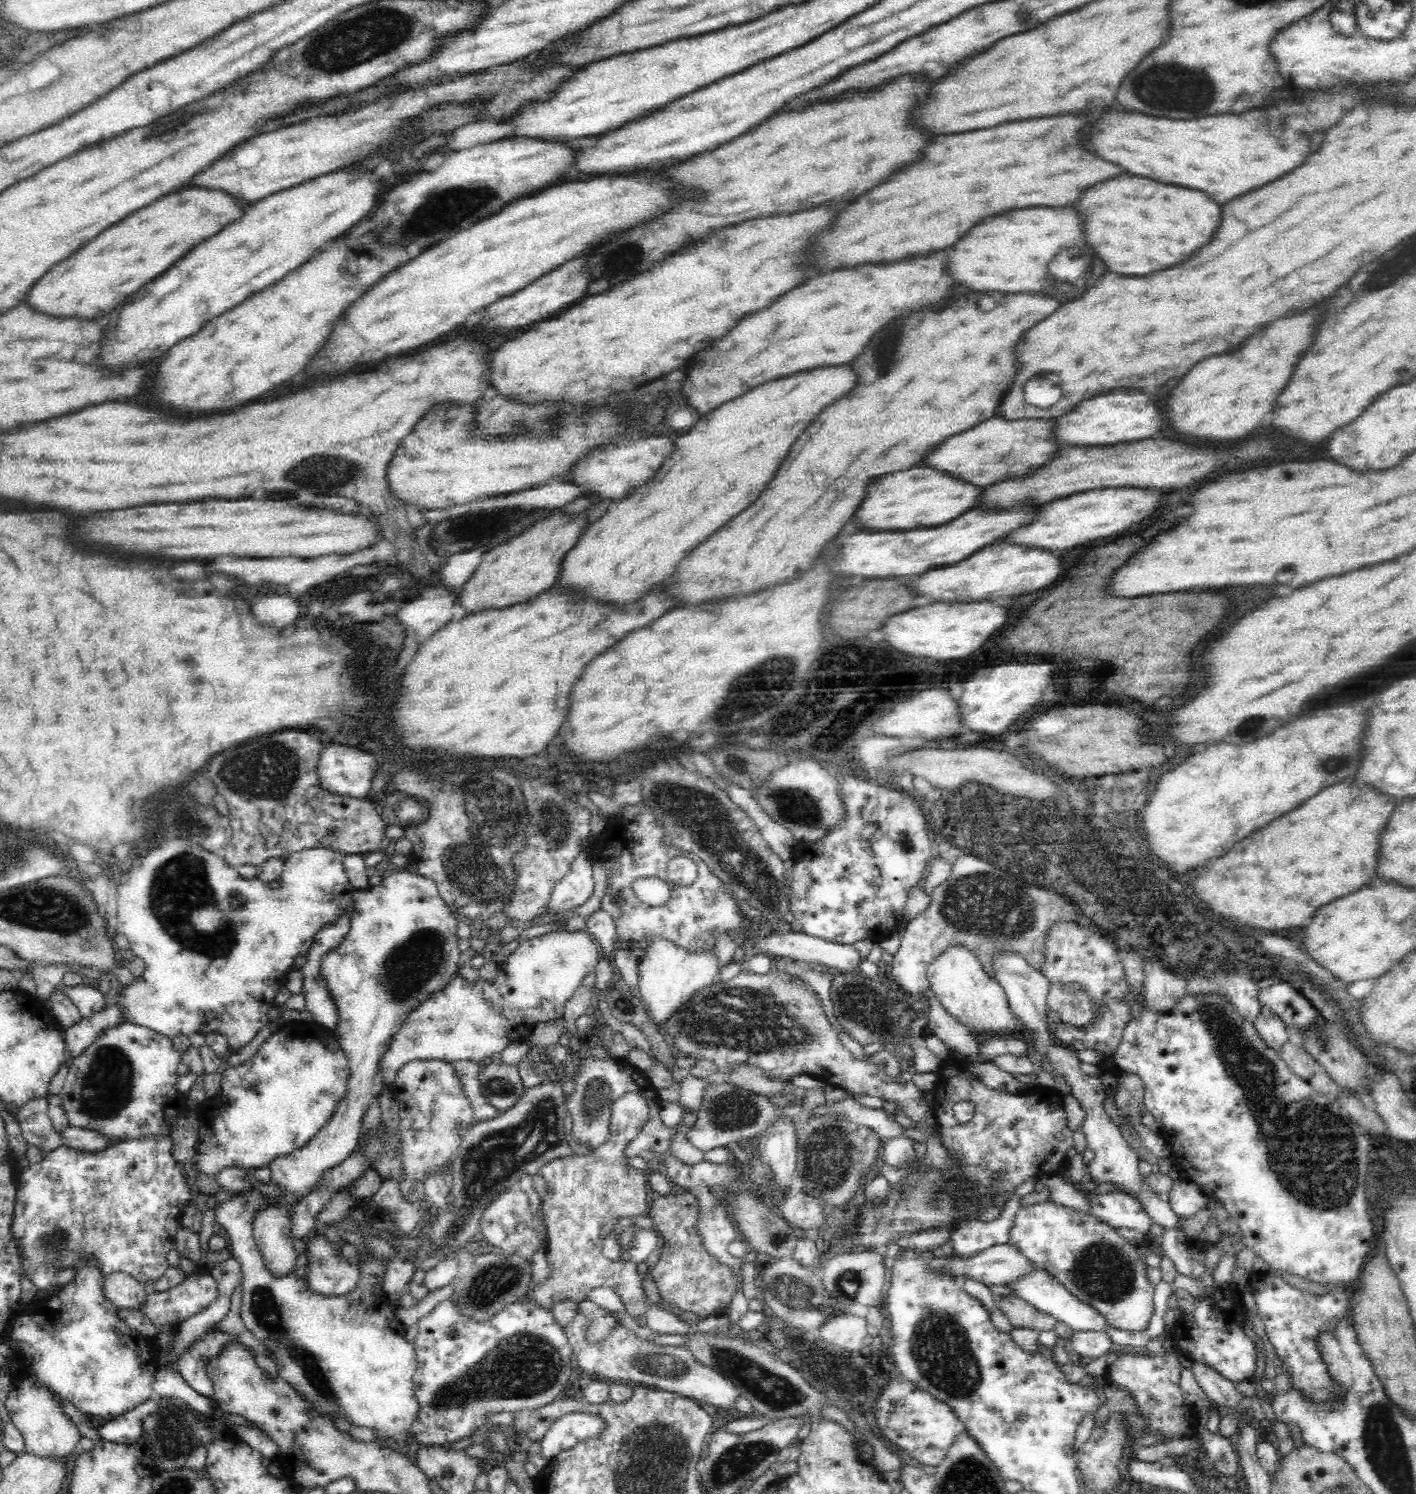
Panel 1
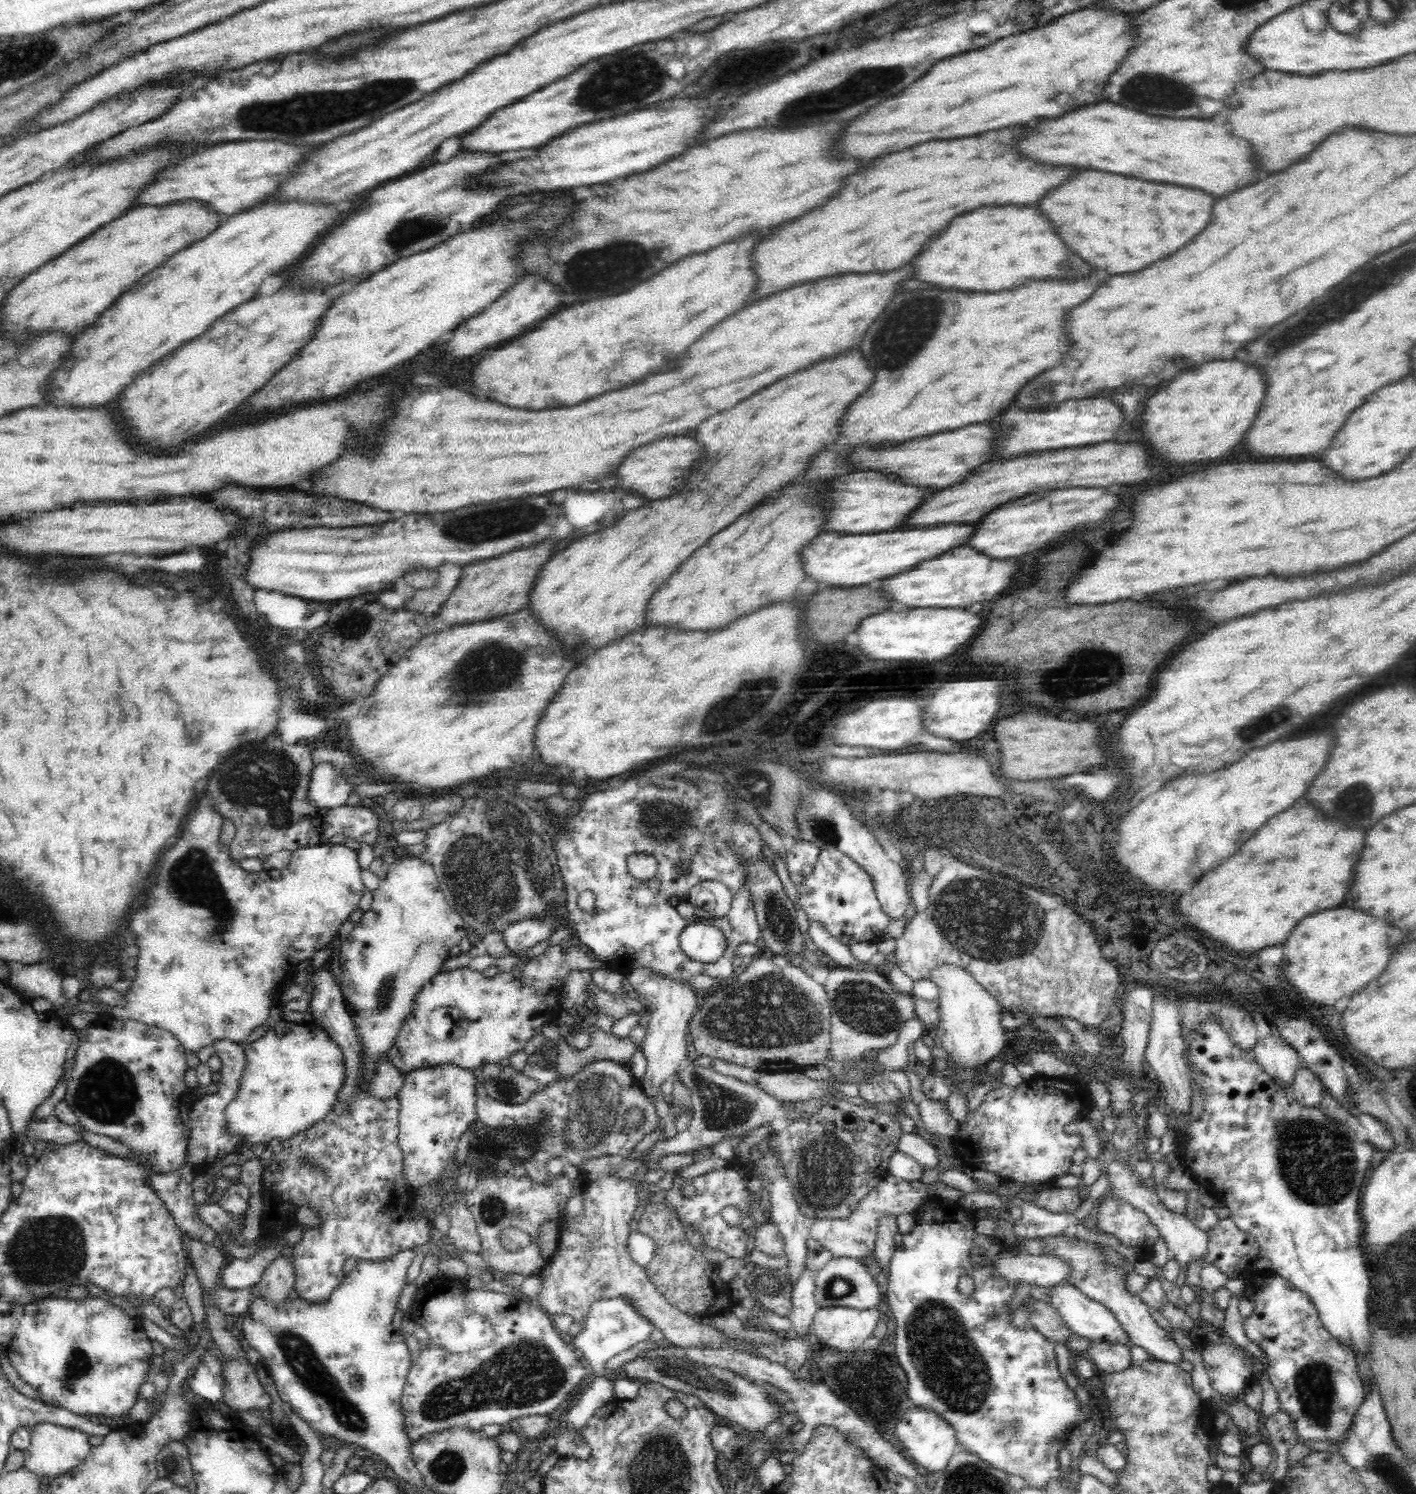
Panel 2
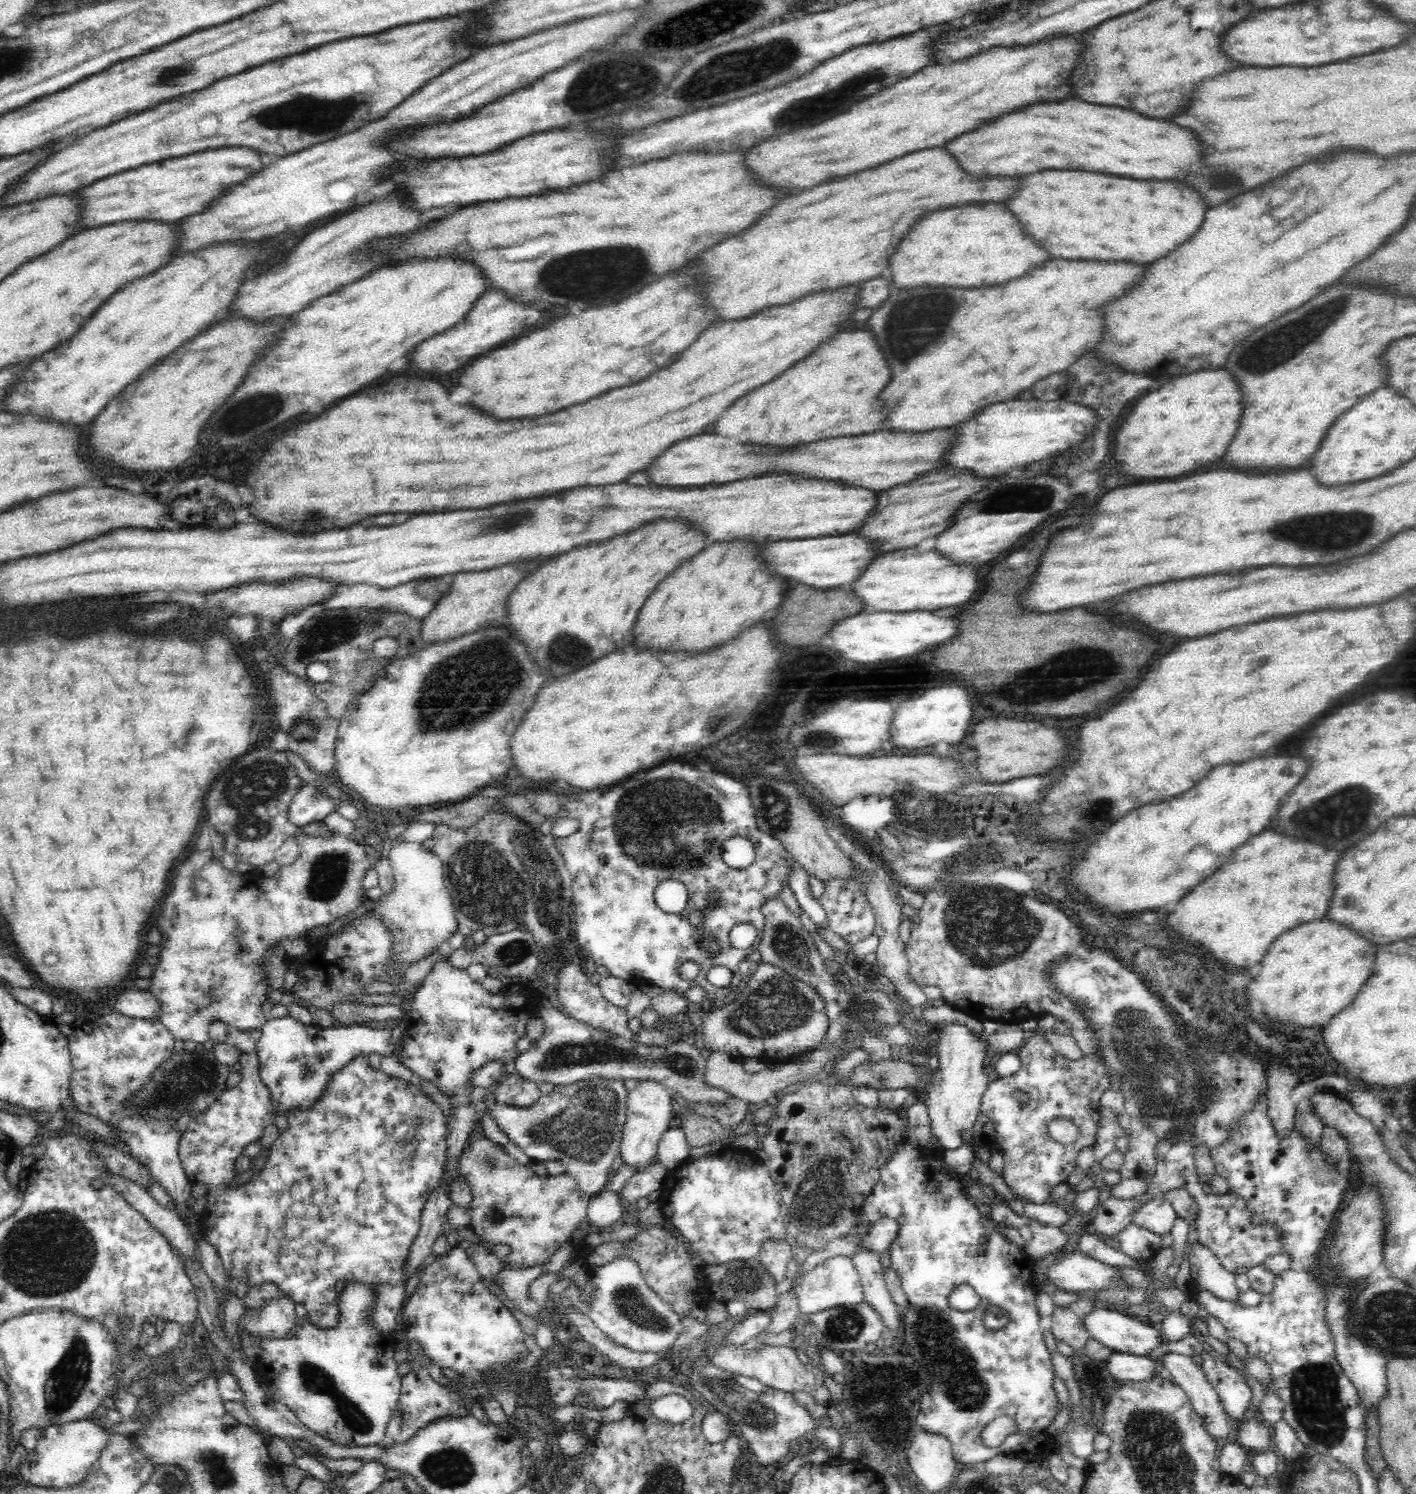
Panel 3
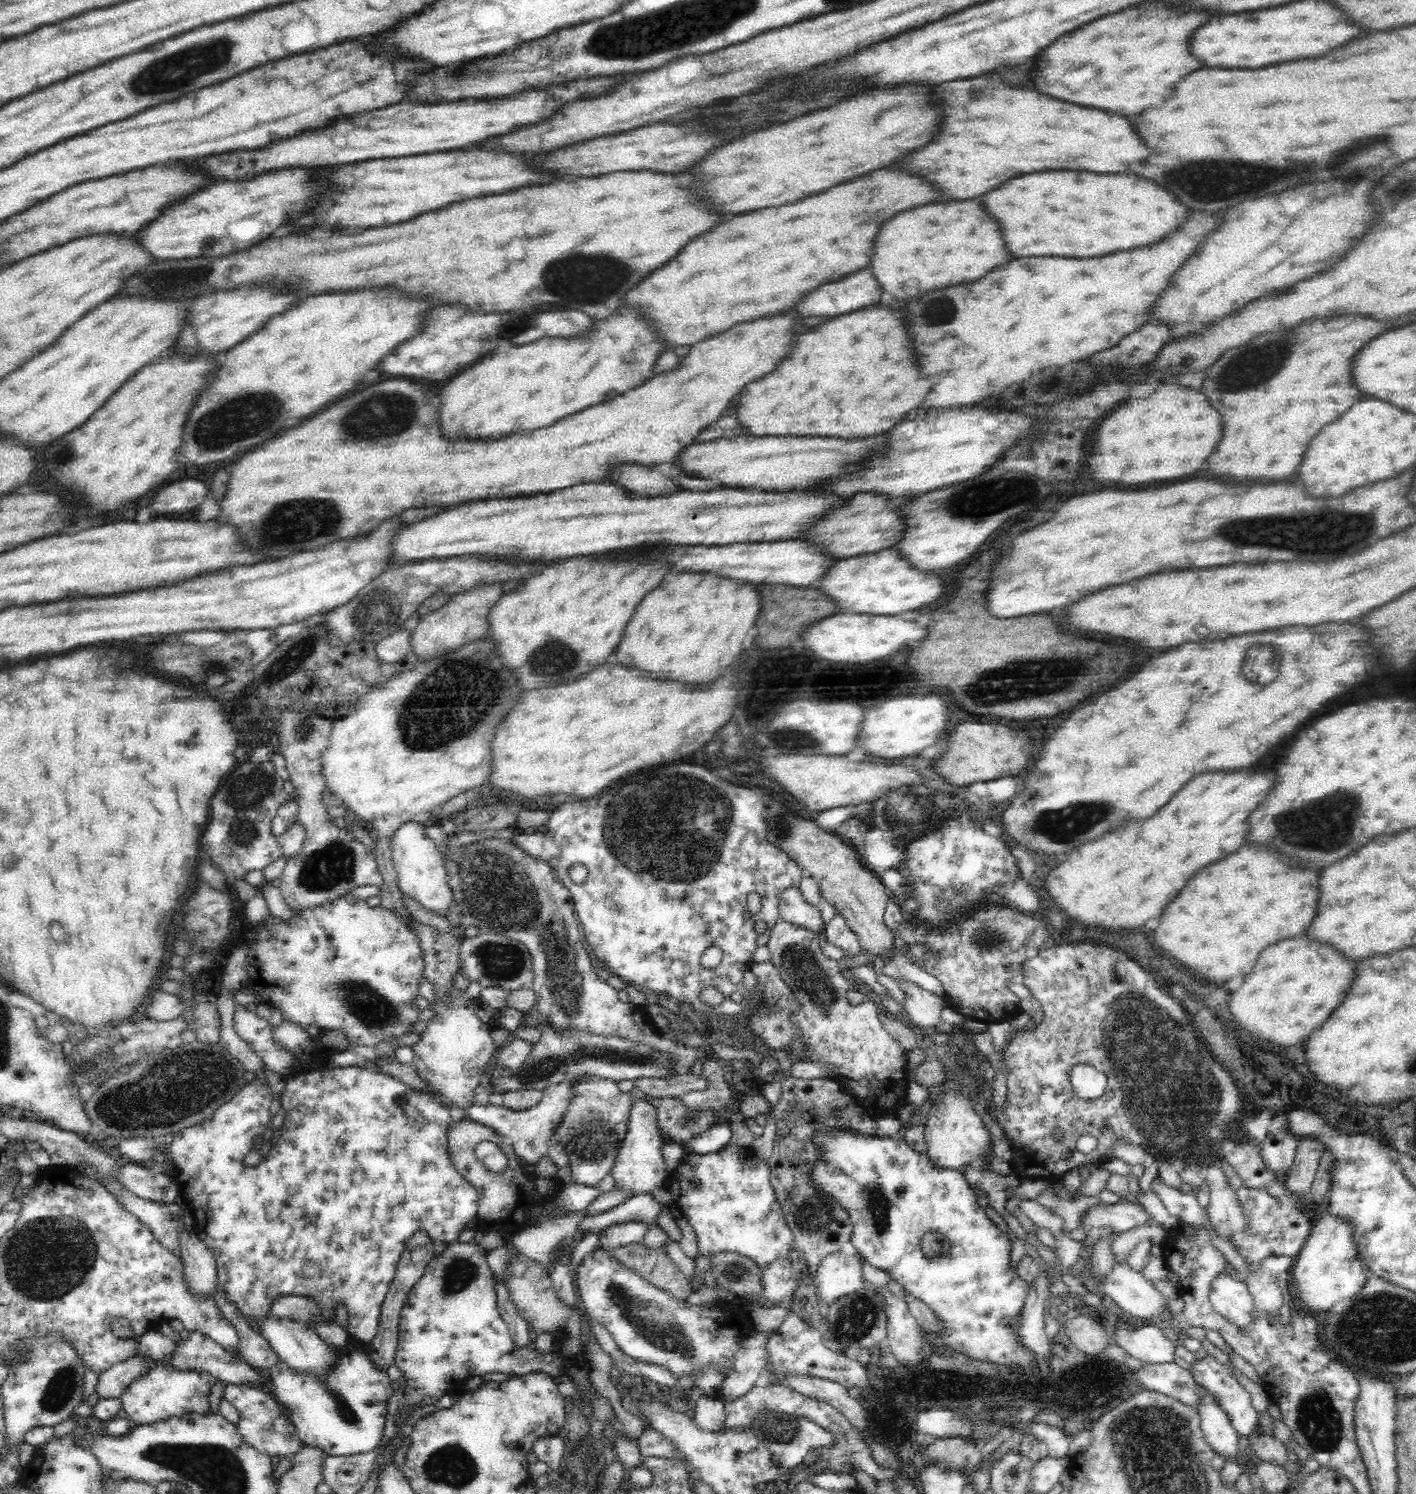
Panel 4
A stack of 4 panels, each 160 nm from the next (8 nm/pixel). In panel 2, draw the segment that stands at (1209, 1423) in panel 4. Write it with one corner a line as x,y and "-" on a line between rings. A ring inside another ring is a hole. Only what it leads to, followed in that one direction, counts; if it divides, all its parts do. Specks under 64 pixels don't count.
1048,1236
1044,1250
1071,1266
1071,1275
1067,1277
1070,1283
1086,1297
1110,1309
1134,1345
1144,1348
1156,1361
1167,1361
1179,1366
1183,1360
1182,1349
1176,1345
1168,1331
1158,1326
1150,1315
1151,1312
1148,1312
1148,1306
1139,1297
1135,1298
1133,1294
1128,1293
1116,1268
1102,1262
1104,1256
1096,1250
1096,1244
1084,1244
1078,1240
1066,1242
1064,1236

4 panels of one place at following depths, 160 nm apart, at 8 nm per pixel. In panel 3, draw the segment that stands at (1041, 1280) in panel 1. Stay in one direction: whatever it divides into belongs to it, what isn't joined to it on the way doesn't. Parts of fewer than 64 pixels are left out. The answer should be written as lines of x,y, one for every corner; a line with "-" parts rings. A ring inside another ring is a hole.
1101,1305
1101,1308
1090,1312
1090,1314
1082,1315
1083,1324
1086,1330
1090,1333
1092,1339
1104,1344
1108,1348
1116,1352
1130,1353
1133,1355
1150,1356
1154,1355
1158,1346
1166,1342
1166,1338
1162,1333
1160,1326
1152,1325
1148,1322
1143,1322
1136,1316
1131,1316
1122,1312
1120,1309
1106,1308

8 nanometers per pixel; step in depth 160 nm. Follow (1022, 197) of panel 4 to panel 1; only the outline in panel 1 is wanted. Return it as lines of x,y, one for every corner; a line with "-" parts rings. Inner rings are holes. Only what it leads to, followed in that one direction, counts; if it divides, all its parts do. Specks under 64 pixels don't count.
1118,176
1118,180
1096,184
1082,194
1078,212
1086,220
1086,240
1090,240
1090,248
1100,256
1106,270
1144,276
1172,268
1204,246
1220,224
1220,206
1204,192
1154,184
1154,192
1150,194
1146,178

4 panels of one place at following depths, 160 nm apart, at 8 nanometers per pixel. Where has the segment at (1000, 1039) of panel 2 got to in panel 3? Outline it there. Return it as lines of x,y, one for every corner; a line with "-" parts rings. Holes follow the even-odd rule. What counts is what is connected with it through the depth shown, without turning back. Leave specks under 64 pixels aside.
950,1024
940,1034
940,1044
935,1045
939,1056
939,1066
925,1086
924,1103
930,1121
930,1136
935,1137
945,1151
956,1151
964,1145
962,1132
968,1132
975,1124
981,1110
982,1094
992,1080
982,1072
986,1043
982,1038
972,1038
966,1026

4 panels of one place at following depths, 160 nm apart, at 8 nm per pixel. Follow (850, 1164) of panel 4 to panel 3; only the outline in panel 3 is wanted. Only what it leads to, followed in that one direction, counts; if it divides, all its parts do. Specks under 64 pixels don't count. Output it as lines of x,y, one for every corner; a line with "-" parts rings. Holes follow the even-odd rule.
907,1139
897,1144
894,1155
888,1160
888,1163
882,1167
878,1183
873,1187
871,1196
868,1196
867,1200
861,1205
861,1212
855,1219
855,1225
858,1225
859,1222
869,1222
870,1228
880,1219
885,1218
894,1219
894,1221
898,1223
899,1232
890,1244
886,1254
890,1257
890,1268
896,1271
902,1283
904,1295
907,1297
908,1305
905,1306
906,1309
903,1312
904,1340
906,1340
906,1346
908,1346
910,1354
912,1354
914,1358
918,1358
926,1368
930,1368
930,1370
936,1374
936,1378
938,1378
938,1380
936,1380
936,1386
931,1388
931,1391
927,1395
923,1396
922,1404
920,1404
920,1412
918,1412
918,1426
925,1429
926,1432
937,1433
939,1436
944,1436
950,1442
950,1452
953,1453
954,1460
958,1462
958,1464
969,1465
974,1464
974,1462
982,1464
982,1462
990,1460
992,1456
998,1456
998,1454
1004,1454
1004,1456
1006,1456
1006,1454
1014,1454
1014,1452
1026,1452
1026,1454
1018,1454
1018,1456
1021,1456
1023,1460
1034,1460
1037,1463
1040,1458
1048,1457
1049,1454
1054,1453
1056,1448
1056,1443
1051,1441
1048,1431
1046,1430
1048,1430
1050,1422
1054,1420
1058,1402
1056,1402
1056,1393
1054,1393
1054,1389
1052,1389
1055,1372
1052,1366
1051,1355
1046,1347
1042,1330
1040,1330
1040,1326
1038,1325
1039,1313
1036,1307
1035,1290
1032,1288
1032,1282
1034,1280
1031,1262
1023,1249
1013,1244
1003,1232
997,1230
997,1224
991,1217
980,1213
975,1203
977,1200
975,1200
972,1195
964,1193
962,1184
952,1177
953,1170
949,1168
945,1160
938,1160
938,1158
934,1158
934,1156
930,1156
930,1154
924,1154
924,1152
926,1152
926,1148
917,1150
-
982,1239
986,1239
986,1242
983,1244
-
962,1283
969,1284
980,1298
979,1306
972,1311
954,1311
949,1306
949,1298
950,1294
952,1294
952,1290
956,1290
956,1286
962,1286
-
990,1306
999,1307
1008,1318
1007,1324
998,1330
992,1330
984,1325
984,1315
-
1004,1415
1009,1416
1016,1422
1017,1430
1012,1432
1012,1434
1008,1434
1004,1442
997,1448
984,1446
982,1431
990,1422
-
1028,1432
1032,1434
1032,1438
1026,1436
-
1032,1440
1034,1440
1035,1444
1032,1444

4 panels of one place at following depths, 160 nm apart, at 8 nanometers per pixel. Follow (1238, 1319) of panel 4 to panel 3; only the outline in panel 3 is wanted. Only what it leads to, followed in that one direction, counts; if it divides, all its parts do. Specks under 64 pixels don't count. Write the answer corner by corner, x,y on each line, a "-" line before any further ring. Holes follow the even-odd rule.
1194,1244
1190,1262
1193,1283
1218,1300
1240,1304
1242,1292
1236,1284
1236,1276
1221,1265
1219,1258
1207,1246

